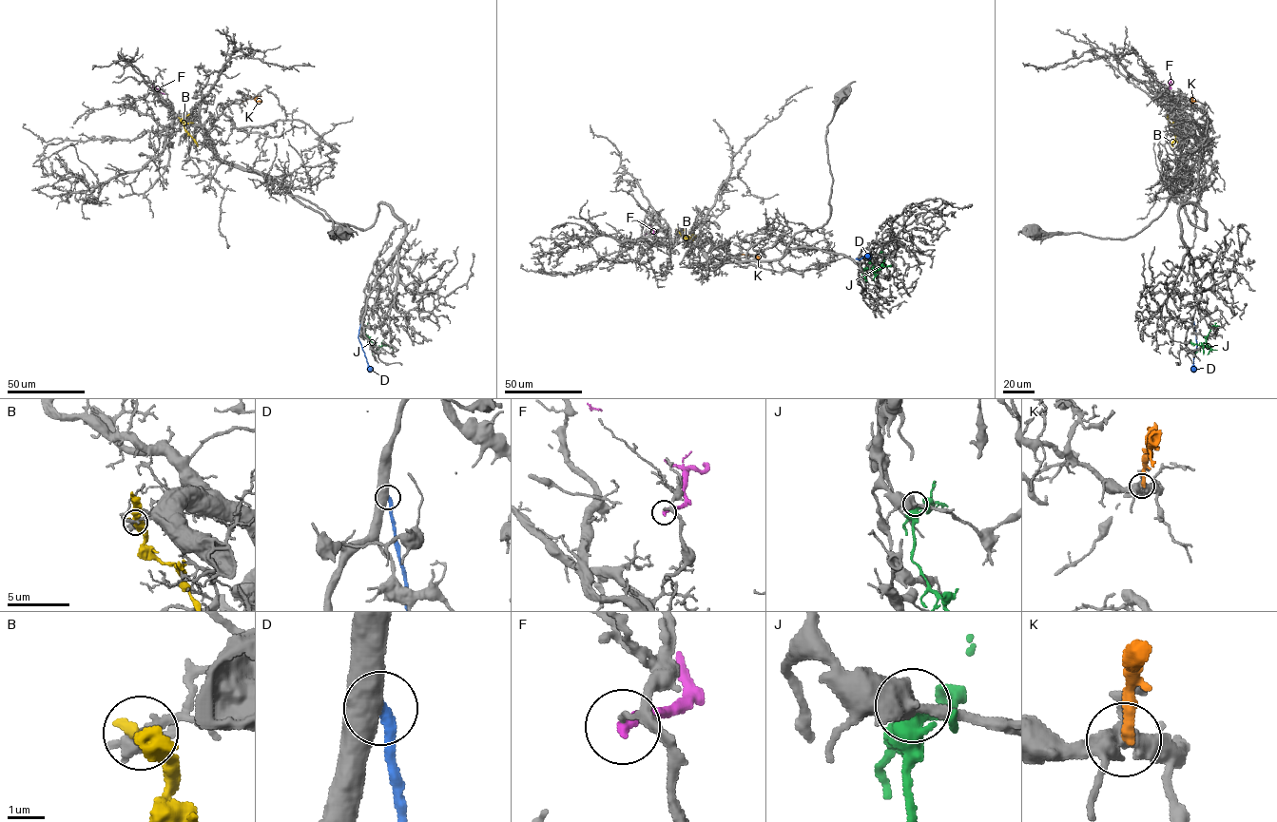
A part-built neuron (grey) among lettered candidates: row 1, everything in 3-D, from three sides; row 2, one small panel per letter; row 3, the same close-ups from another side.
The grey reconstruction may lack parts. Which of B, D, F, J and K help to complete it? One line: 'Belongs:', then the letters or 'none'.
Belongs: K

